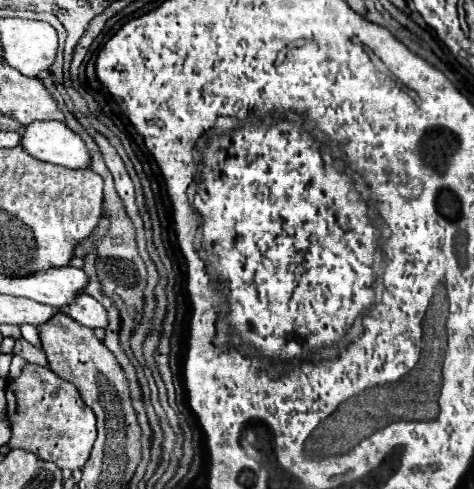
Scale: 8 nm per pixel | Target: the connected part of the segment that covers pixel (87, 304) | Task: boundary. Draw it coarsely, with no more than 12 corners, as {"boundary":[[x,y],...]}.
{"boundary":[[88,294],[76,296],[68,314],[88,328],[106,328],[106,310]]}

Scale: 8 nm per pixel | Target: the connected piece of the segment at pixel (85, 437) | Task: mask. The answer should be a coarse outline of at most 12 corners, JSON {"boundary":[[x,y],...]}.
{"boundary":[[26,364],[6,382],[10,448],[80,470],[96,416]]}

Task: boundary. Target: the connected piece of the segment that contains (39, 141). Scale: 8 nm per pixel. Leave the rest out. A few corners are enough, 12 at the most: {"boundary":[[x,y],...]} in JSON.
{"boundary":[[32,122],[20,146],[34,158],[86,168],[90,156],[64,122]]}

